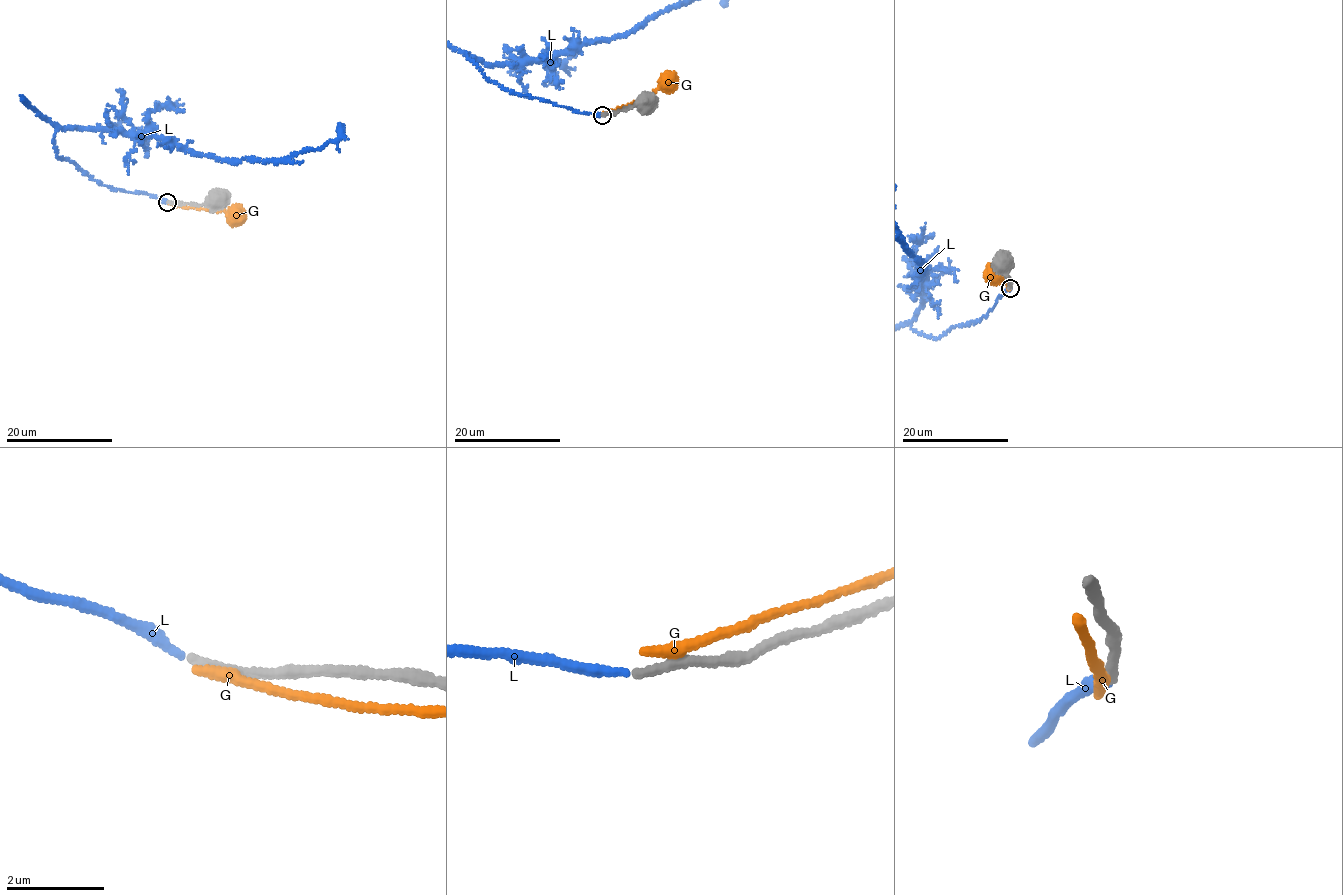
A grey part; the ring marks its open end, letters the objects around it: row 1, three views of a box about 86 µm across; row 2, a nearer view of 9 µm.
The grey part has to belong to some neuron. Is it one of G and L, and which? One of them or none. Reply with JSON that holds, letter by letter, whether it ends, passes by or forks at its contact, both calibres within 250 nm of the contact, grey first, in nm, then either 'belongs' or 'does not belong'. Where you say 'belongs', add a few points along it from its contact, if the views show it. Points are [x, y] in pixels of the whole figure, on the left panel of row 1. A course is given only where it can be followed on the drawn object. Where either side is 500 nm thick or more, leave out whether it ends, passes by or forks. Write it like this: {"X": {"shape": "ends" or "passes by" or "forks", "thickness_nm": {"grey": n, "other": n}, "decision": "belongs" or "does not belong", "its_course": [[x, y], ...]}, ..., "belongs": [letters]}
{"G": {"shape": "ends", "thickness_nm": {"grey": 260, "other": 280}, "decision": "does not belong"}, "L": {"shape": "ends", "thickness_nm": {"grey": 180, "other": 200}, "decision": "belongs"}, "belongs": ["L"]}

